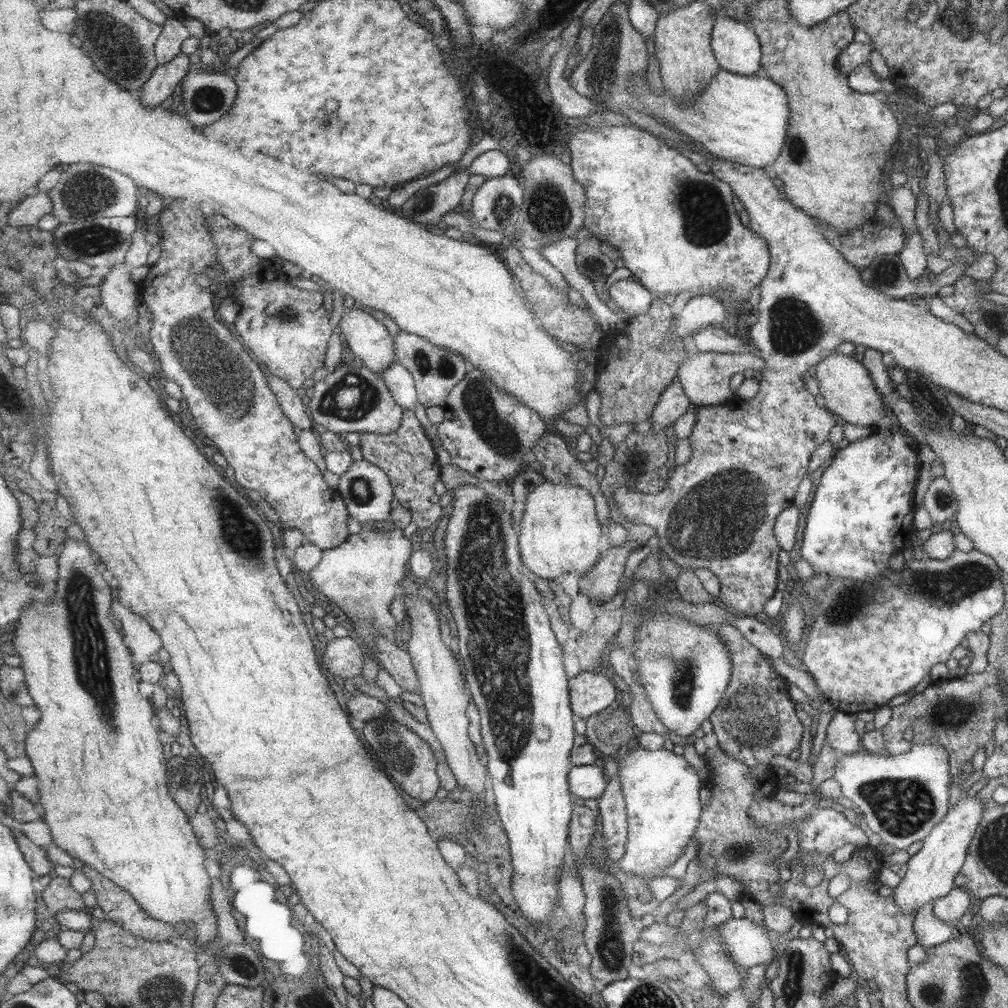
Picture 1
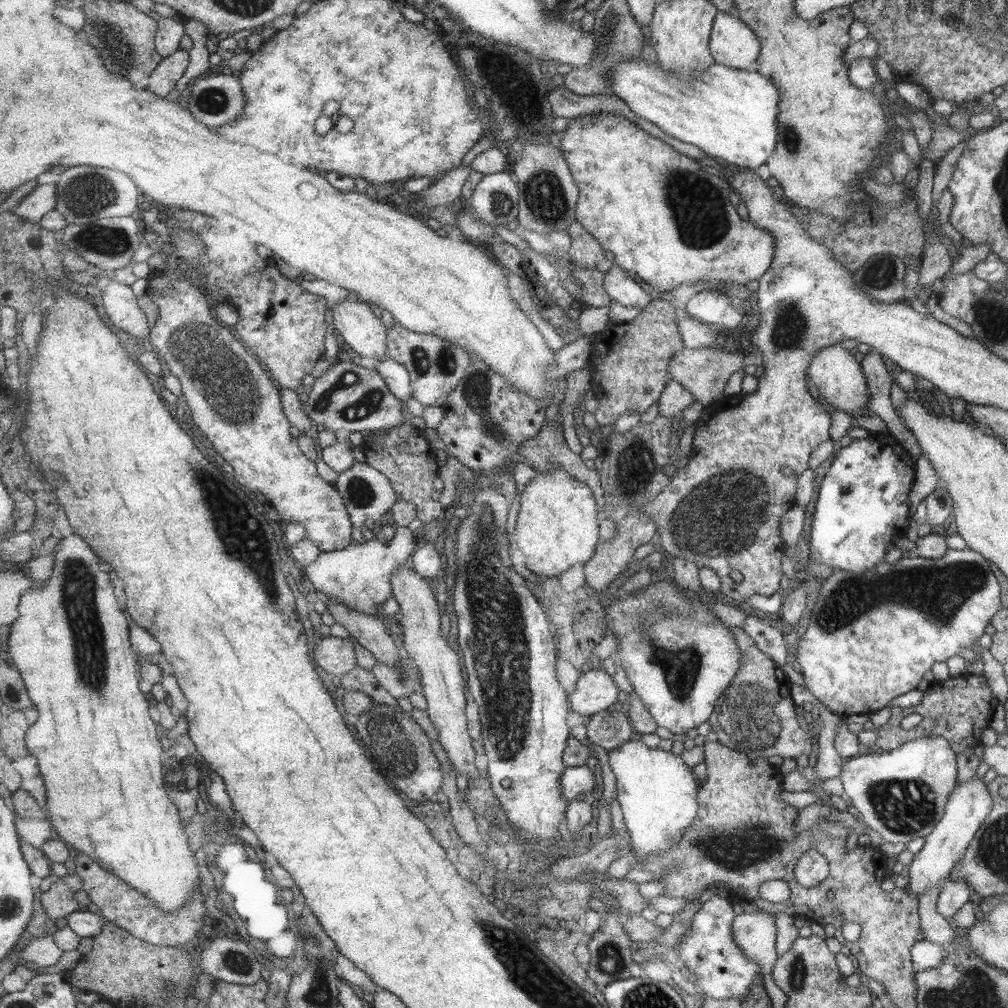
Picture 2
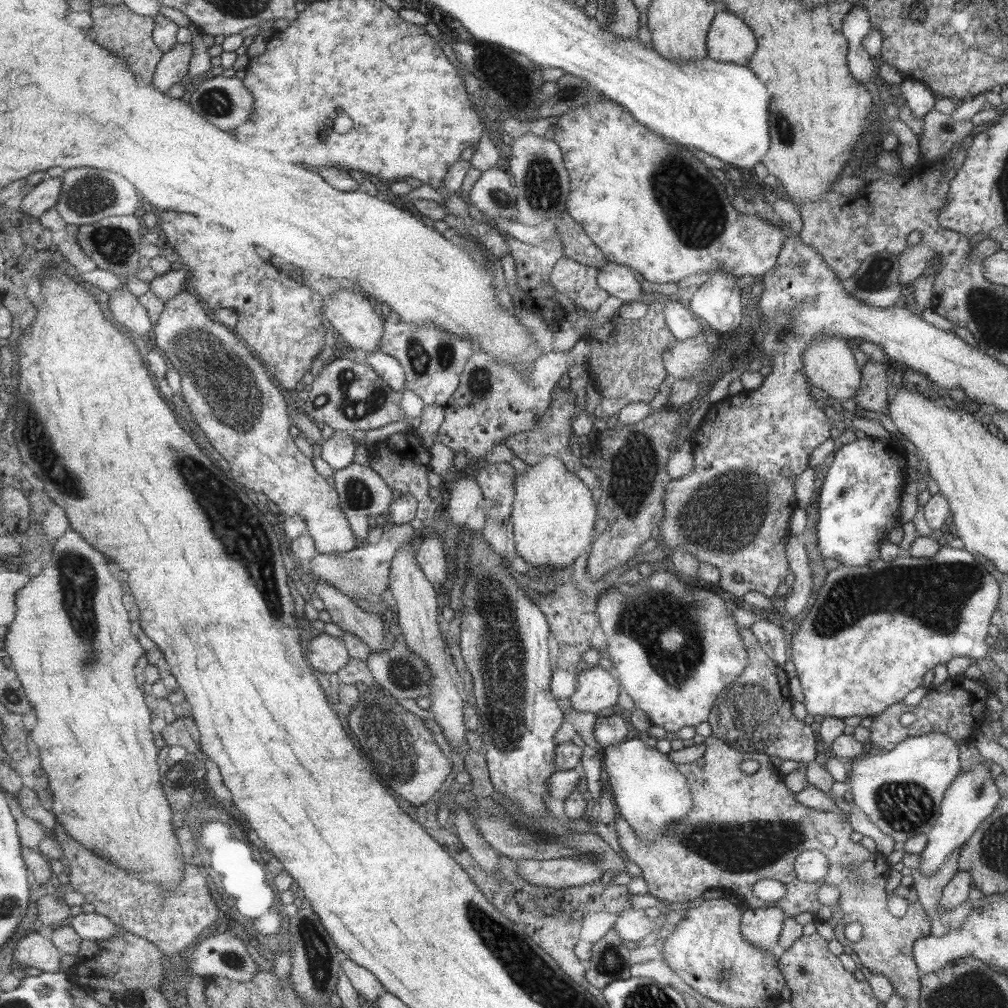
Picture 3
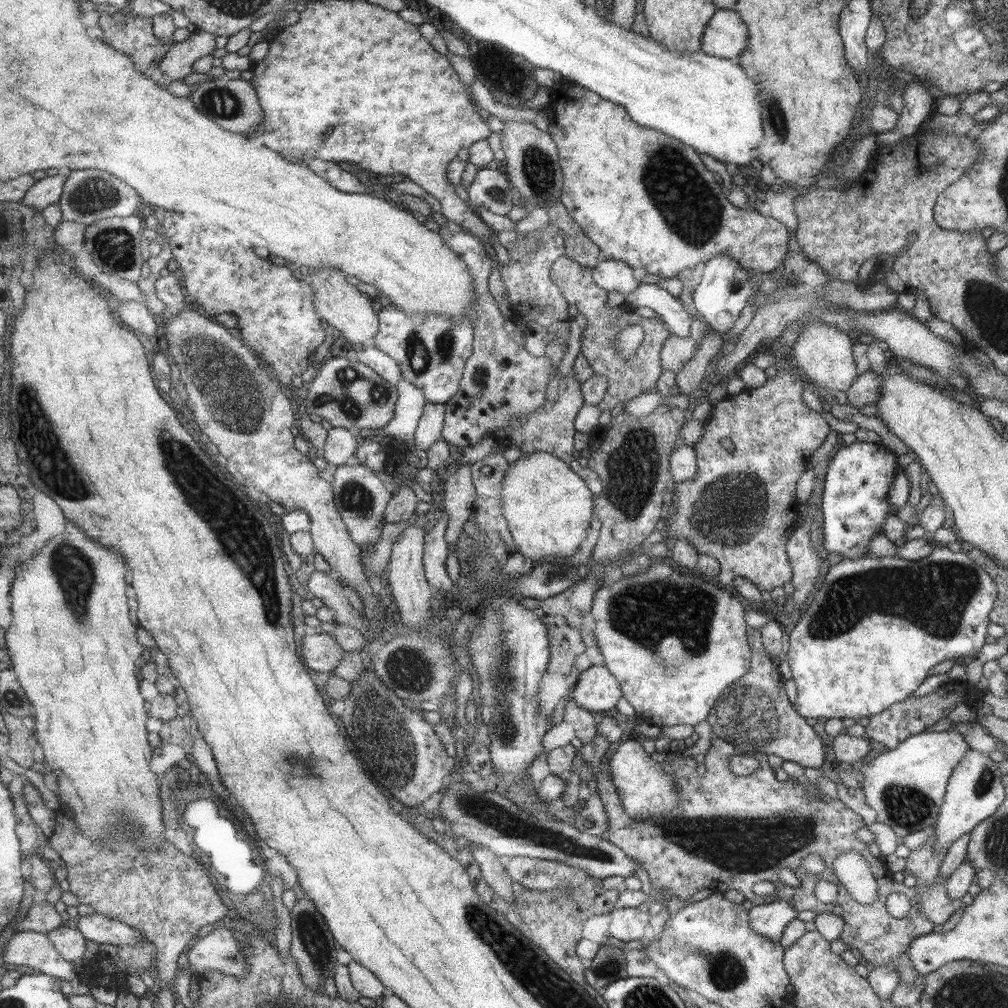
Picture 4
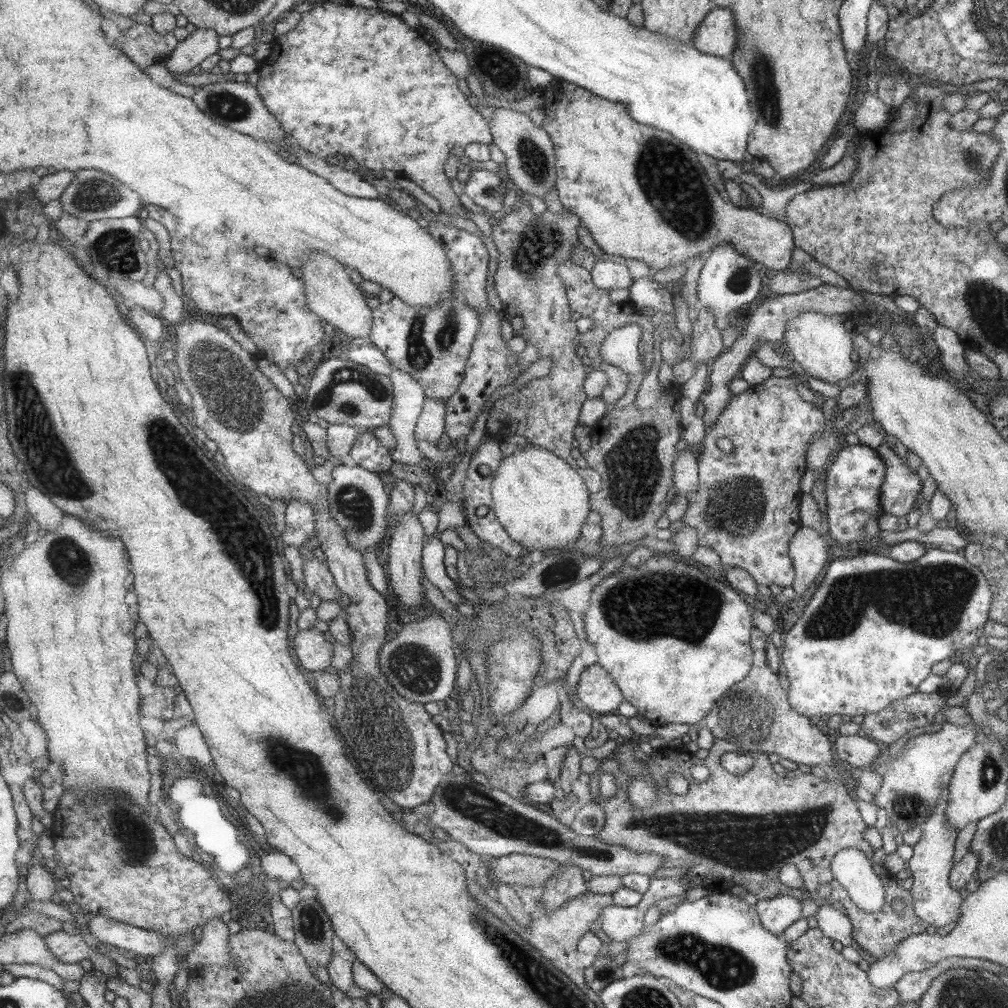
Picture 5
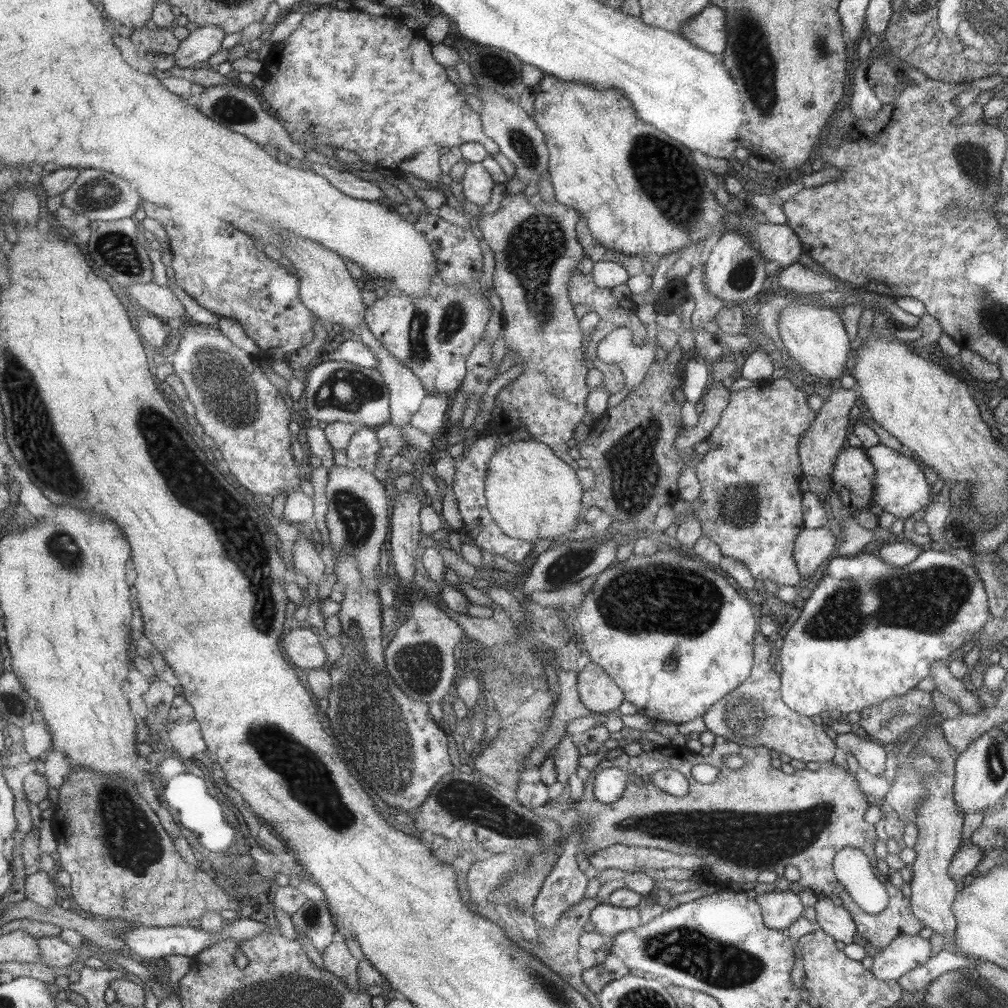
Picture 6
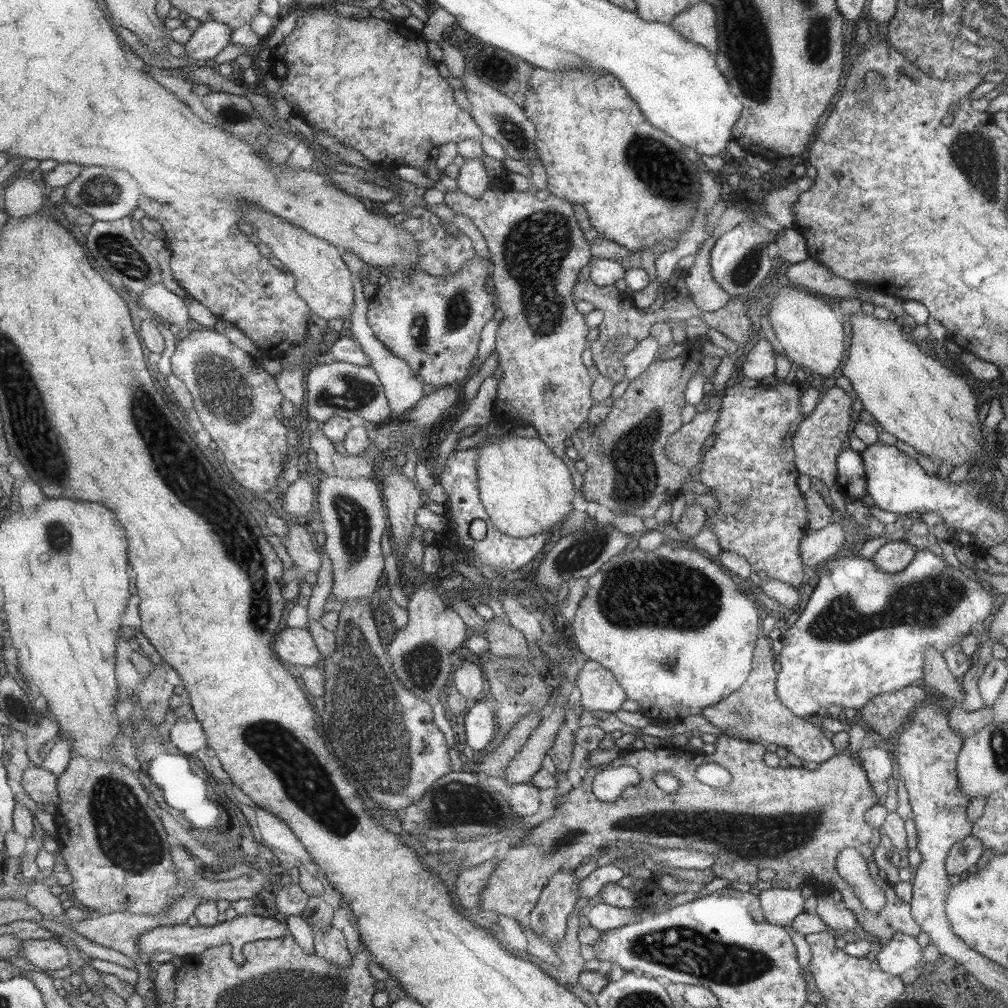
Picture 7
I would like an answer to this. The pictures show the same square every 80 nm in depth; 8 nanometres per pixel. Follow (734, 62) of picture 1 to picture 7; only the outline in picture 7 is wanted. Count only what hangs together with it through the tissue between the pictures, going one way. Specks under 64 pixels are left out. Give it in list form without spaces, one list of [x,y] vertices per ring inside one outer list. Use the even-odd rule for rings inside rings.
[[[705,1],[680,12],[669,26],[689,42],[706,47],[712,55],[718,52],[717,15]]]

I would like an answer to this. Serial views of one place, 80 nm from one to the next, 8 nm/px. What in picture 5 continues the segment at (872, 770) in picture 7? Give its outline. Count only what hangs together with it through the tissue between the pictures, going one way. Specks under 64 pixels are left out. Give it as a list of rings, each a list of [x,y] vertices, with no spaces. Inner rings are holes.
[[[840,735],[834,742],[837,760],[847,762],[852,768],[870,770],[869,765],[879,752],[877,744],[871,738],[863,738],[858,735]]]

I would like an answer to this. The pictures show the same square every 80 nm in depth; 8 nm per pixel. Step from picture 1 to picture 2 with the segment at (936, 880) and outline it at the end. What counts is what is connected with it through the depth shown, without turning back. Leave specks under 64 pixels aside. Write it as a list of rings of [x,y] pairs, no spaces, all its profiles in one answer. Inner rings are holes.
[[[971,777],[964,783],[955,784],[955,790],[947,799],[945,808],[943,808],[943,818],[925,837],[923,846],[917,854],[913,855],[911,863],[908,865],[909,874],[907,875],[907,884],[904,891],[912,896],[919,897],[936,886],[936,884],[945,883],[949,880],[949,874],[954,870],[955,865],[963,858],[963,853],[970,846],[974,835],[978,833],[979,826],[986,821],[987,814],[991,812],[991,796],[987,793],[987,786],[983,785],[980,779]]]

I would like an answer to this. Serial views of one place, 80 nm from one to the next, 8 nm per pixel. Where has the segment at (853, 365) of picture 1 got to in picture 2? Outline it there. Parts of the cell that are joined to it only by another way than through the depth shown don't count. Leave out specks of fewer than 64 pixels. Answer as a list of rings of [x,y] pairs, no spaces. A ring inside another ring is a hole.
[[[840,344],[831,345],[827,349],[821,349],[806,371],[811,383],[813,383],[818,391],[818,396],[825,399],[825,402],[832,404],[837,411],[847,413],[853,417],[862,416],[860,410],[865,409],[865,415],[871,415],[866,405],[867,385],[866,378],[863,378],[862,368],[853,360],[853,356],[841,348]]]

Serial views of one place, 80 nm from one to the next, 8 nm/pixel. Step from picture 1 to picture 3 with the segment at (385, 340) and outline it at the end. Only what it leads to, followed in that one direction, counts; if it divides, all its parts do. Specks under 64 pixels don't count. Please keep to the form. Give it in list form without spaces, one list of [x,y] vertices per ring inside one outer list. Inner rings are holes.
[[[353,290],[337,291],[324,300],[326,320],[332,324],[336,334],[342,335],[344,340],[355,350],[359,349],[366,354],[379,351],[379,343],[385,335],[385,323],[381,316],[373,310],[375,302],[367,296],[355,293]]]

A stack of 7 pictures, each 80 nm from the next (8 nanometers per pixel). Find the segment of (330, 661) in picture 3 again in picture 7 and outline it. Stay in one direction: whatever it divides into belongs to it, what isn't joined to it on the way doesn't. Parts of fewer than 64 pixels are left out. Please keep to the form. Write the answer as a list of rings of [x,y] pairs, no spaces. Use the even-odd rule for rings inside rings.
[[[287,627],[278,635],[273,646],[282,660],[299,669],[313,667],[322,658],[322,652],[309,629]]]

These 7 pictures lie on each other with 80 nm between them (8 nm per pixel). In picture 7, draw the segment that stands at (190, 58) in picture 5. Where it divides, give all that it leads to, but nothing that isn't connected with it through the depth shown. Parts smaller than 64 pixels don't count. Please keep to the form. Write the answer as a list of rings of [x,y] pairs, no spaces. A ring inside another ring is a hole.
[[[224,22],[202,23],[194,36],[187,42],[185,54],[190,63],[202,63],[207,58],[214,59],[227,45],[231,44],[233,28]]]

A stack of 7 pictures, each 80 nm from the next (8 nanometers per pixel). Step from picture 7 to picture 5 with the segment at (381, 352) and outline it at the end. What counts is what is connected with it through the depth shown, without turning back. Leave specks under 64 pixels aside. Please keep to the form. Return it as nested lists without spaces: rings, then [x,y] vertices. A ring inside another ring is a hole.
[[[394,368],[389,378],[395,396],[389,424],[396,438],[392,458],[397,463],[429,467],[416,439],[416,428],[428,398],[425,390],[412,375],[398,368]]]

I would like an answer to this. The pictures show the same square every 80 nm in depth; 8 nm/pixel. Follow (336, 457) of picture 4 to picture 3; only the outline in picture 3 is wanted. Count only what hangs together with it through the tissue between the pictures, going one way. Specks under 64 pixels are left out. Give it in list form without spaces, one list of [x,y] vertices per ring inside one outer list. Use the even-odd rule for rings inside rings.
[[[335,431],[333,437],[322,443],[322,458],[336,471],[347,468],[354,464],[357,444],[353,442],[353,437],[343,436],[343,432]]]

